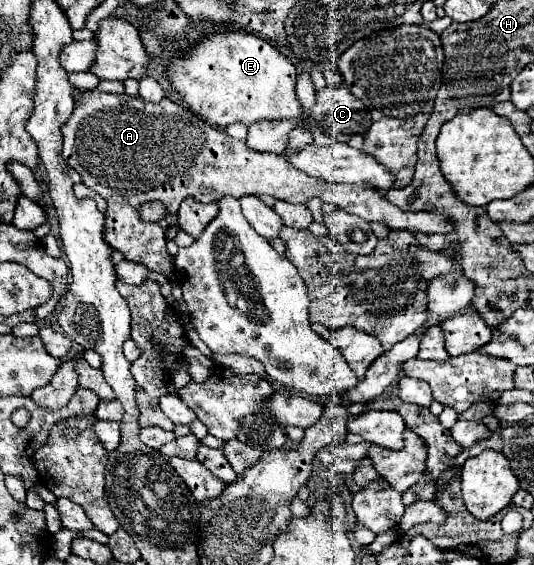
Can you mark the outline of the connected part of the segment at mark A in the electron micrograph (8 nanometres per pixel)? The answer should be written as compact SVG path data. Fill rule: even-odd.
M86 90L78 98L78 106L72 118L66 122L64 130L64 150L62 156L74 170L84 170L84 184L104 196L108 202L106 210L106 242L120 250L126 260L142 262L150 270L164 274L168 280L174 278L174 262L166 250L164 232L168 226L176 224L176 214L180 202L186 196L194 196L200 202L220 200L224 196L242 198L246 194L270 194L278 200L286 200L292 204L306 204L310 198L320 198L326 204L336 204L338 208L346 210L348 214L360 216L366 222L380 222L390 230L408 230L408 232L434 232L434 234L448 234L452 230L452 222L448 218L440 218L440 214L432 212L408 212L392 206L386 202L384 194L376 188L362 186L362 184L334 184L324 182L320 178L312 178L294 166L288 166L286 156L282 154L264 154L252 152L246 148L244 140L234 140L226 132L216 130L208 122L200 120L192 110L164 98L164 102L150 104L144 102L140 96L128 94L102 94L98 90ZM144 202L162 202L166 206L166 216L158 222L146 222L138 216L138 208Z

